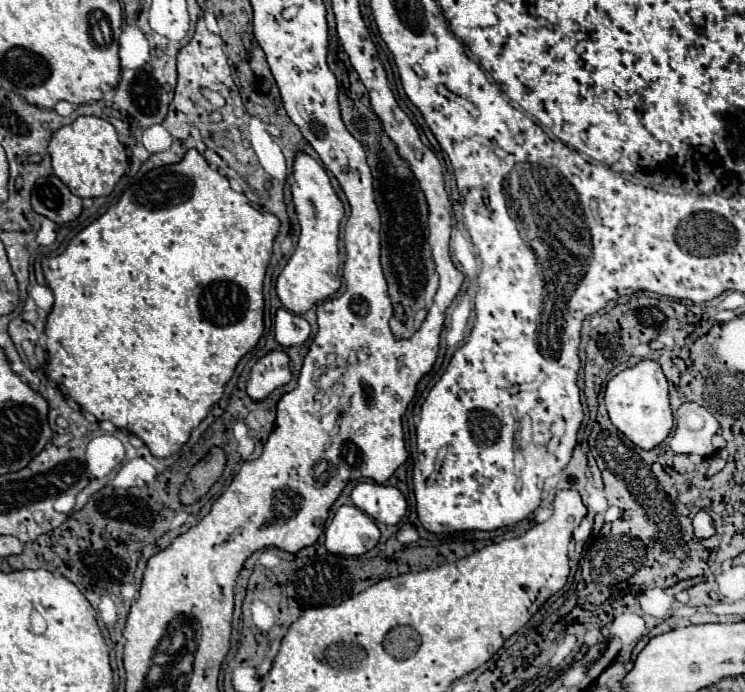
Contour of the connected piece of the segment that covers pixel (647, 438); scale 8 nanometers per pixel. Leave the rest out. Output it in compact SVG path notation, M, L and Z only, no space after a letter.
M644 359L632 367L626 367L616 377L608 381L606 393L604 393L606 409L610 415L610 421L638 447L642 449L654 449L660 445L674 421L672 421L672 409L668 403L668 381L660 367L660 363L652 359Z

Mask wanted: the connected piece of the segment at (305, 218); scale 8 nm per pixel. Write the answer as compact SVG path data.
M298 153L294 161L294 171L292 171L294 183L292 183L292 199L296 207L296 215L300 221L300 239L298 245L278 275L276 281L276 291L282 301L282 305L292 311L292 313L306 313L312 305L318 301L330 297L340 289L340 253L338 253L338 231L340 231L340 221L344 217L344 207L342 201L338 199L336 191L330 185L328 173L324 167L312 159L306 153Z

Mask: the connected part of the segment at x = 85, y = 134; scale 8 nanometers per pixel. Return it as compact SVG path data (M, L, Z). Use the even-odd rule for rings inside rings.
M78 117L74 123L60 127L48 145L54 173L68 185L76 197L110 195L114 185L128 169L126 149L118 139L116 129L100 117Z

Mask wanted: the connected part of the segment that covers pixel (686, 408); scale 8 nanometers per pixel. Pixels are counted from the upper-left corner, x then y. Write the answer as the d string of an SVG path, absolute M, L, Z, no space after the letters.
M684 403L678 409L676 431L670 439L674 453L698 453L710 455L714 451L712 437L718 433L720 425L712 413L708 413L698 403Z

